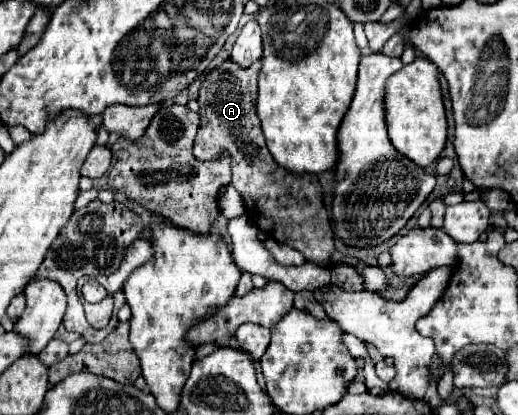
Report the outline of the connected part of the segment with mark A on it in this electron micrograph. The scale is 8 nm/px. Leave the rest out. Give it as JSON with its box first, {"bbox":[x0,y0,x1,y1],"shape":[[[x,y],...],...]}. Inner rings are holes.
{"bbox":[193,60,335,266],"shape":[[[225,60],[221,66],[217,66],[213,72],[207,74],[207,78],[201,84],[199,90],[199,116],[201,116],[201,126],[195,138],[193,154],[197,160],[217,160],[221,158],[223,152],[229,152],[231,158],[231,170],[233,170],[233,180],[231,184],[243,194],[247,216],[255,222],[255,226],[261,232],[267,232],[269,238],[273,238],[279,244],[287,244],[295,250],[299,250],[309,262],[317,266],[327,266],[331,262],[331,256],[335,254],[335,242],[333,242],[333,228],[331,228],[331,218],[329,212],[323,204],[321,196],[321,186],[313,174],[293,174],[281,168],[271,152],[265,146],[263,130],[259,124],[259,118],[255,114],[255,102],[251,96],[257,96],[257,74],[261,68],[261,60],[255,62],[251,68],[241,68],[233,60]]]}

